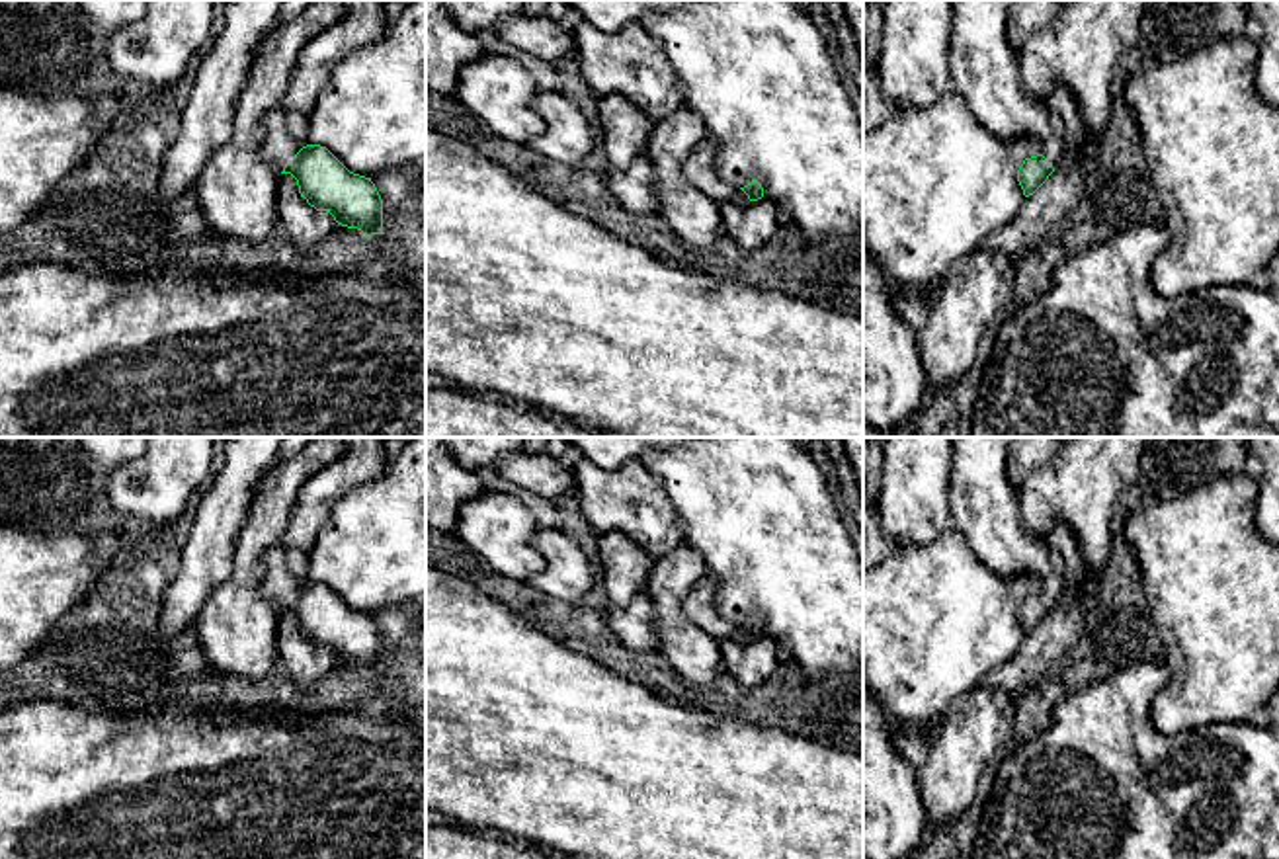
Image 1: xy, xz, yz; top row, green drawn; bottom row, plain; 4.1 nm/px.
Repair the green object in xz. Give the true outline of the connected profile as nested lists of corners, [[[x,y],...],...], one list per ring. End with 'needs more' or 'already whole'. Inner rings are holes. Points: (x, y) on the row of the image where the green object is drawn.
[[[705,139],[687,158],[683,172],[685,178],[715,199],[719,205],[724,201],[732,201],[740,207],[750,205],[763,197],[763,187],[758,180],[752,180],[744,187],[736,187],[728,184],[715,168],[717,158],[717,143],[713,139]]]; needs more

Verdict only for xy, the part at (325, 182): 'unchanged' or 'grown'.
grown

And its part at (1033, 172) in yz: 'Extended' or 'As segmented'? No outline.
Extended

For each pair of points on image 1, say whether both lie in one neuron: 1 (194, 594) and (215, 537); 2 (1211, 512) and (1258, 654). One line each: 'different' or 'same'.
1: same
2: same

